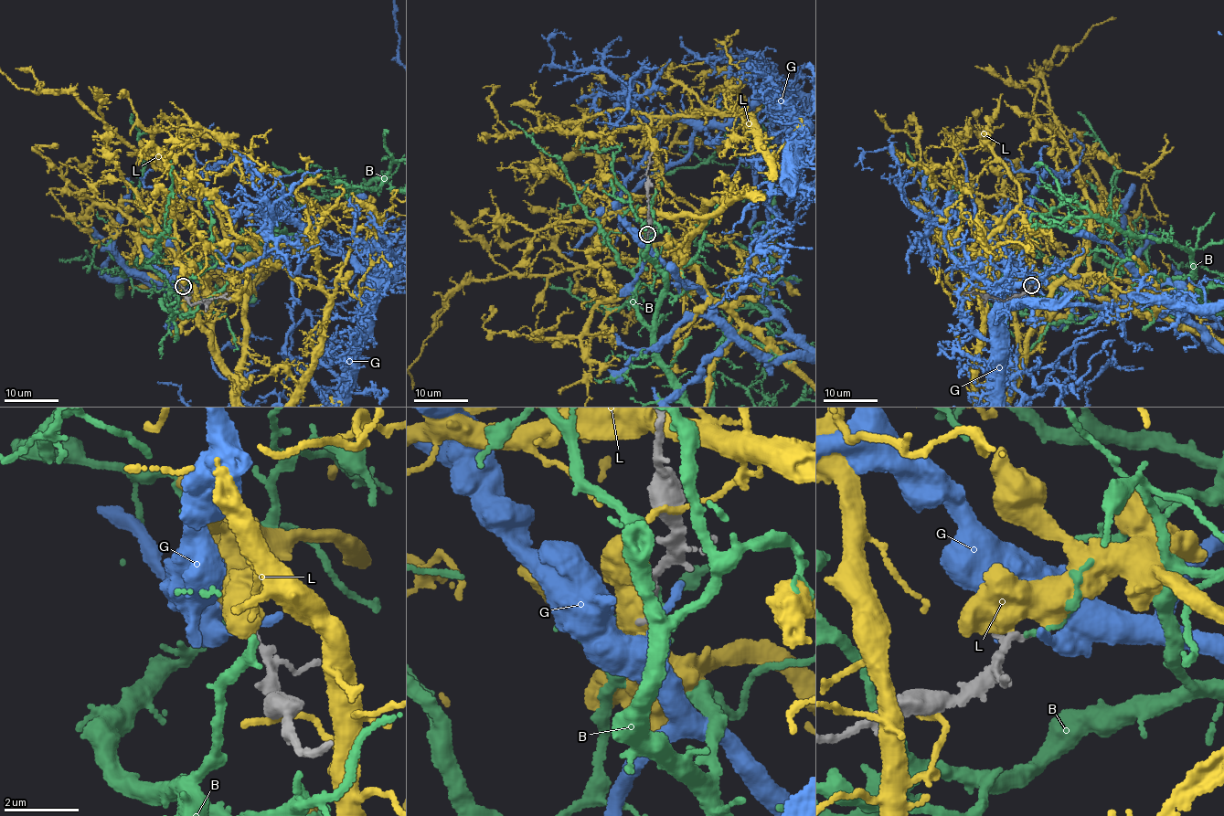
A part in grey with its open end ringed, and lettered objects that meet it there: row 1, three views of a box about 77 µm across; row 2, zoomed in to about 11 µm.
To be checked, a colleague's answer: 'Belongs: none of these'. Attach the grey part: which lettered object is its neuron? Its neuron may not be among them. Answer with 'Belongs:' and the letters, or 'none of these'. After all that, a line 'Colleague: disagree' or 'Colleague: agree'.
Belongs: none of these
Colleague: agree

